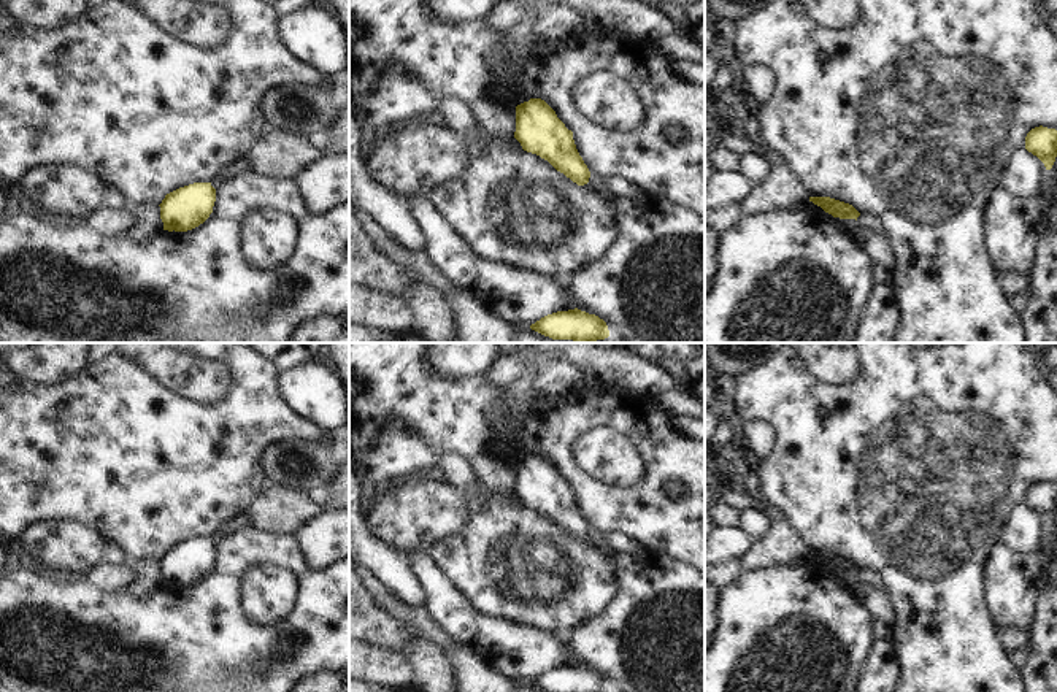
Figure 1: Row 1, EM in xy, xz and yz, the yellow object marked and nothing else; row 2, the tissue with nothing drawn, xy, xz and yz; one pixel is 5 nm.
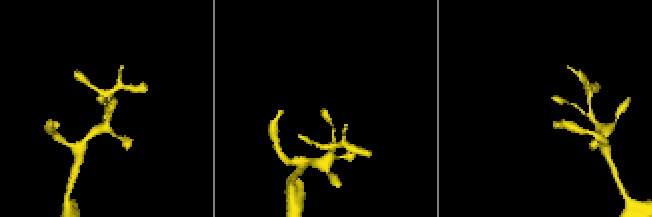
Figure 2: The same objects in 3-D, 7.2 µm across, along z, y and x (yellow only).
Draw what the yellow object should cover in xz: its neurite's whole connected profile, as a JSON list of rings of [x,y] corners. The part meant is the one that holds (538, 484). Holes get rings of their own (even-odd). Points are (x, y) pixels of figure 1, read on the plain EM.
[[[530,454],[516,462],[514,494],[522,505],[548,516],[578,541],[589,538],[590,527],[579,511],[573,487],[541,454]]]

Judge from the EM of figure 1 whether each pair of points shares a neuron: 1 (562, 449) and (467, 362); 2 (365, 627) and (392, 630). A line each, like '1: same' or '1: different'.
1: different
2: same

